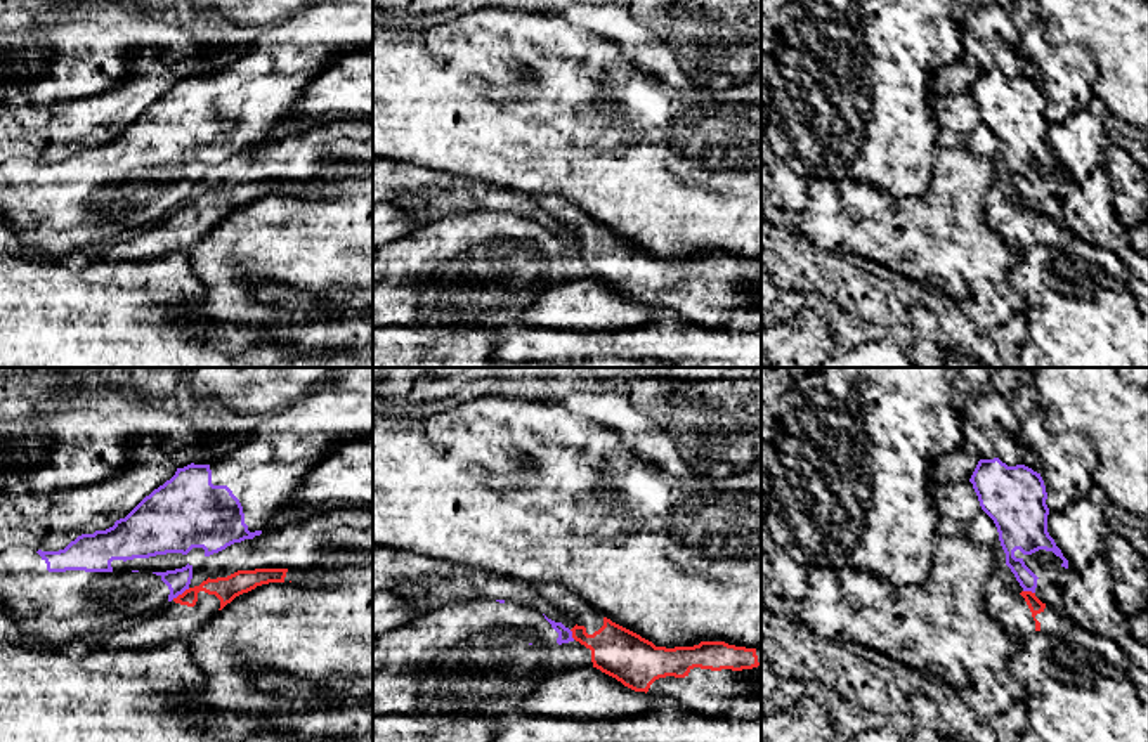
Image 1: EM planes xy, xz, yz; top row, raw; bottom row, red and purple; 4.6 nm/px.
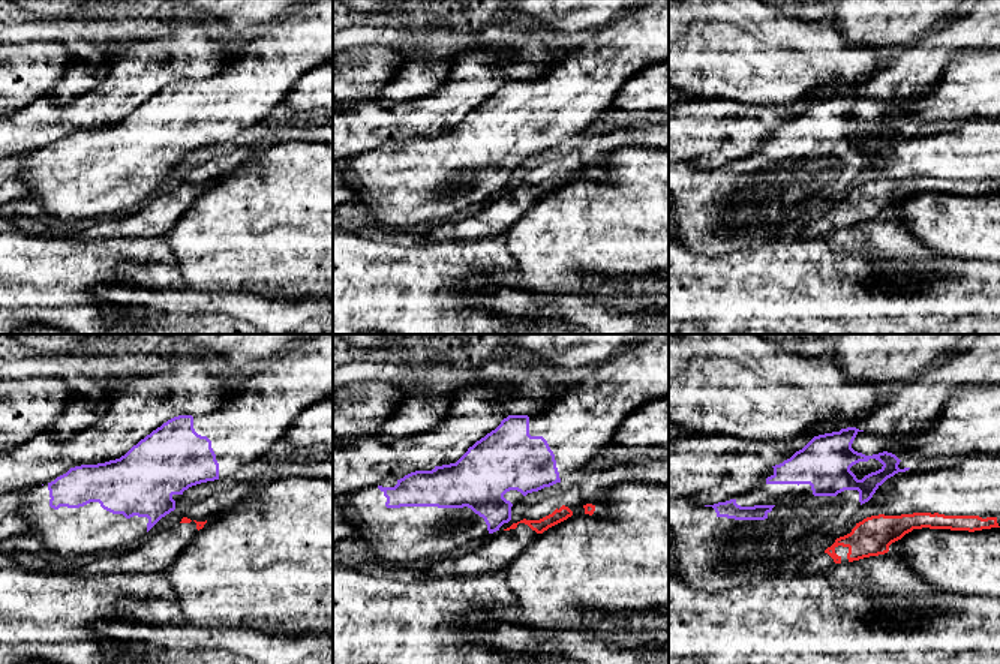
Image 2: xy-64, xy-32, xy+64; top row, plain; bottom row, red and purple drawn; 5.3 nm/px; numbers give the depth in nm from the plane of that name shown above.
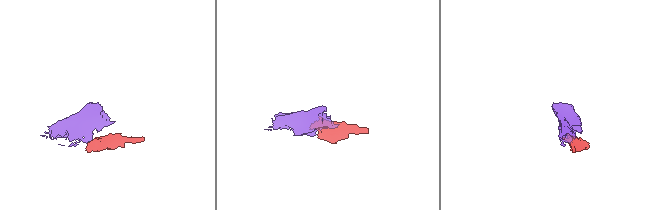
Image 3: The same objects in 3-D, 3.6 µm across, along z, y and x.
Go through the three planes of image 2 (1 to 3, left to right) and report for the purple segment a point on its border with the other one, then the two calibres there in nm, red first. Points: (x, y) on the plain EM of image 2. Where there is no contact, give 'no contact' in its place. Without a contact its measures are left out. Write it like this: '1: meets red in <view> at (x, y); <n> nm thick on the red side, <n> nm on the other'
1: no contact
2: no contact
3: no contact

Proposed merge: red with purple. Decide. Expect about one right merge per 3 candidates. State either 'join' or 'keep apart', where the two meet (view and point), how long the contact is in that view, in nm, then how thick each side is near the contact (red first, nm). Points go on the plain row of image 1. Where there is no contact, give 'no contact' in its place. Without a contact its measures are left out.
keep apart; contact xy (182, 205); length 100 nm; calibres 110 and 110 nm

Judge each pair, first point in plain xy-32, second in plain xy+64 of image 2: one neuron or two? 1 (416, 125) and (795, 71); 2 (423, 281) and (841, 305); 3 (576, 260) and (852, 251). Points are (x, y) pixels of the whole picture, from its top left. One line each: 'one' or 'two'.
1: two
2: one
3: two

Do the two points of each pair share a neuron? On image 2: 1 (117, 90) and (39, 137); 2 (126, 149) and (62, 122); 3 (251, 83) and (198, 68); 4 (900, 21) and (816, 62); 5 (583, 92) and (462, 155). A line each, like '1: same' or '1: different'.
1: same
2: different
3: different
4: different
5: same

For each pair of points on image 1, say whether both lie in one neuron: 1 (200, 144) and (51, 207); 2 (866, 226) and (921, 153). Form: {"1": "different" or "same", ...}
{"1": "same", "2": "different"}

